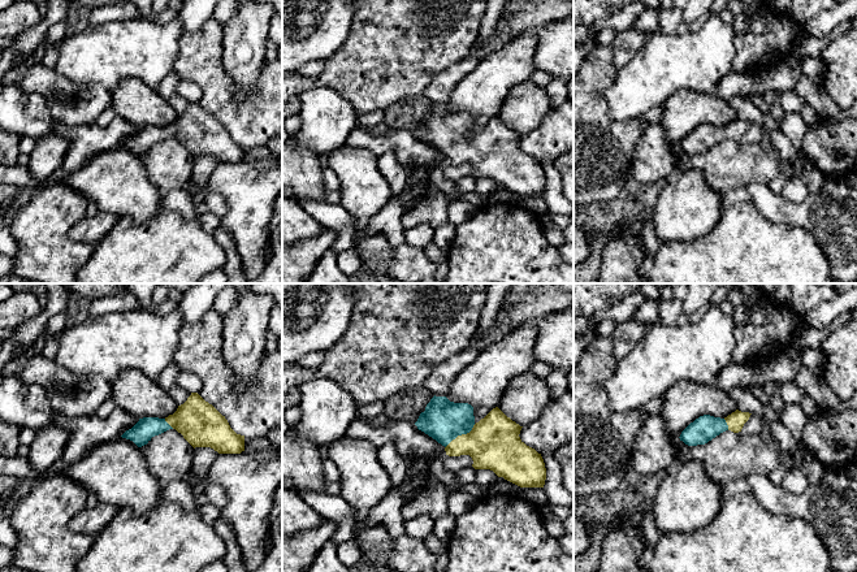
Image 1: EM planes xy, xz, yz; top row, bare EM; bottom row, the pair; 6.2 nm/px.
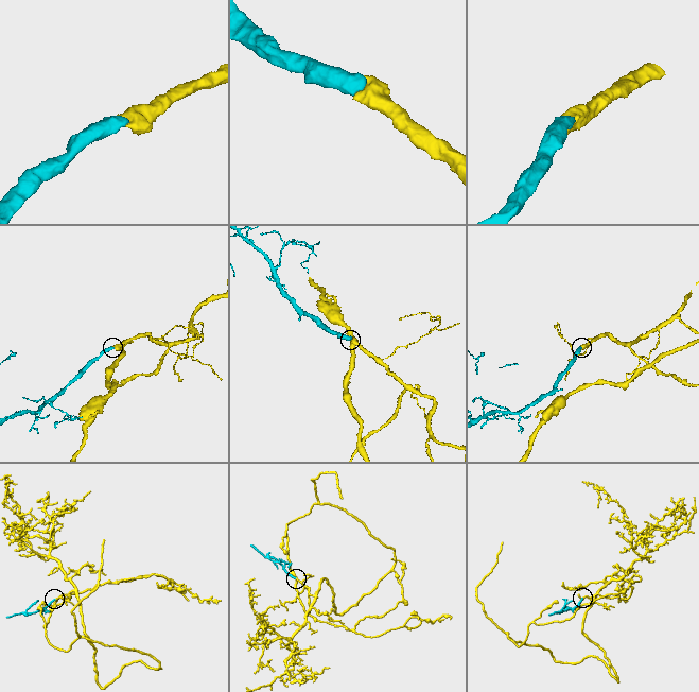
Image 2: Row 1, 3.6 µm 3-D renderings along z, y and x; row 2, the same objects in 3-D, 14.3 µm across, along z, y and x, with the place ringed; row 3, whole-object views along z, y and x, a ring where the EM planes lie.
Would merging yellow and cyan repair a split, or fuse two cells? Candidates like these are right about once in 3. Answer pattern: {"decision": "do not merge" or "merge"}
{"decision": "merge"}

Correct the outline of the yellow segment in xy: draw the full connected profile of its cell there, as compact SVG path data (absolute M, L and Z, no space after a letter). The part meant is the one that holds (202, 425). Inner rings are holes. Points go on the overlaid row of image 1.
M191 393L187 400L178 406L173 415L165 419L143 417L121 437L133 441L138 447L147 445L152 437L169 429L176 429L183 438L195 447L211 447L218 454L241 454L244 451L244 436L237 434L212 404L205 402L198 393Z

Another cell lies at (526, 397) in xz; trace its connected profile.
M524 372L510 380L498 408L520 426L527 426L542 415L550 400L545 380Z

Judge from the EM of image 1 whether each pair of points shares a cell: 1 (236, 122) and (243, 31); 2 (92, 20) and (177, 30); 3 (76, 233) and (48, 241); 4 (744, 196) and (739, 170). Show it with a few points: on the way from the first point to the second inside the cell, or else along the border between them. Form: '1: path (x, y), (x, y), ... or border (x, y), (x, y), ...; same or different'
1: border (226, 73), (234, 83), (238, 102), (252, 94); different
2: border (138, 17), (83, 26); different
3: border (68, 230), (68, 235), (76, 241), (95, 243); different
4: border (743, 186), (734, 187), (722, 194); different

